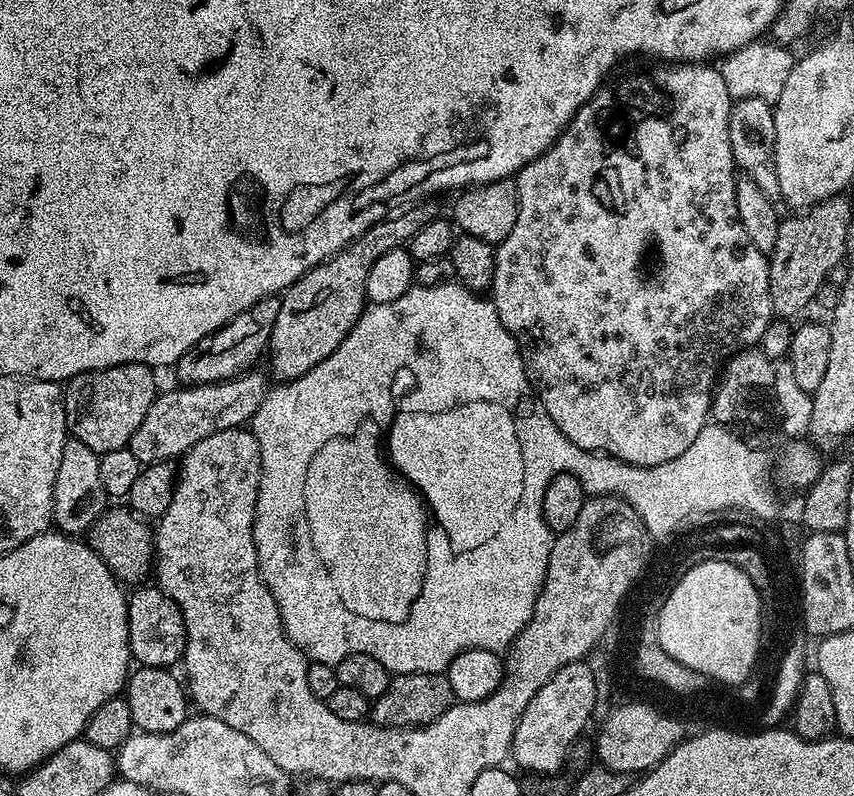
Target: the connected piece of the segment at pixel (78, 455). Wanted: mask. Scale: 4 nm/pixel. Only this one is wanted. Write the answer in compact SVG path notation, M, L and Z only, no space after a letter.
M71 438L62 446L62 462L58 462L58 474L54 478L52 519L55 527L67 535L79 537L87 533L109 507L110 497L100 477L100 458L101 453Z

